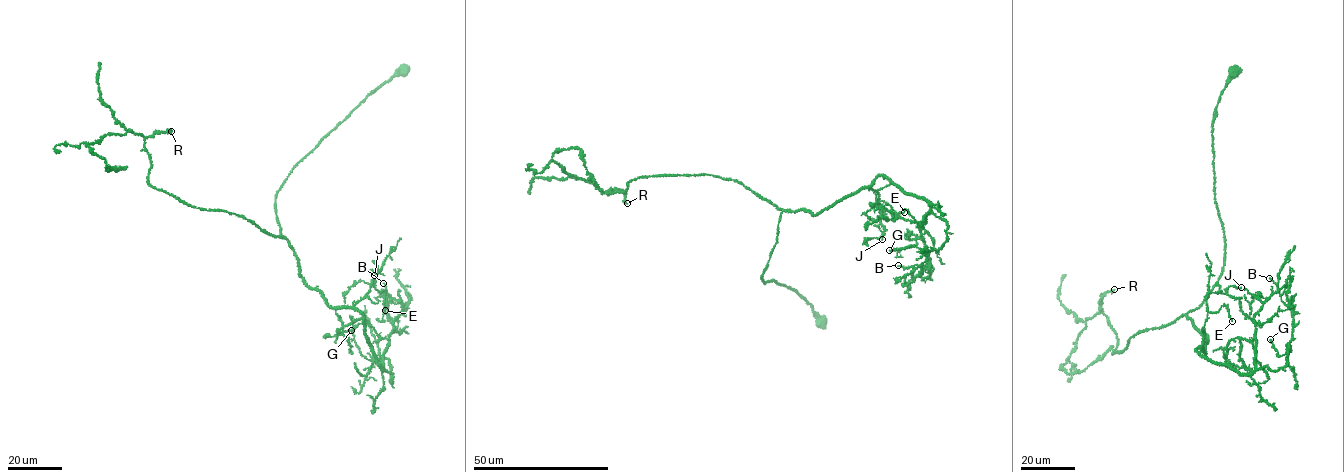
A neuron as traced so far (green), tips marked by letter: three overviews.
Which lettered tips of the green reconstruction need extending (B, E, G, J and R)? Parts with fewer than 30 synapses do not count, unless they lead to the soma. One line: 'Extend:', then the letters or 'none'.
Extend: R

